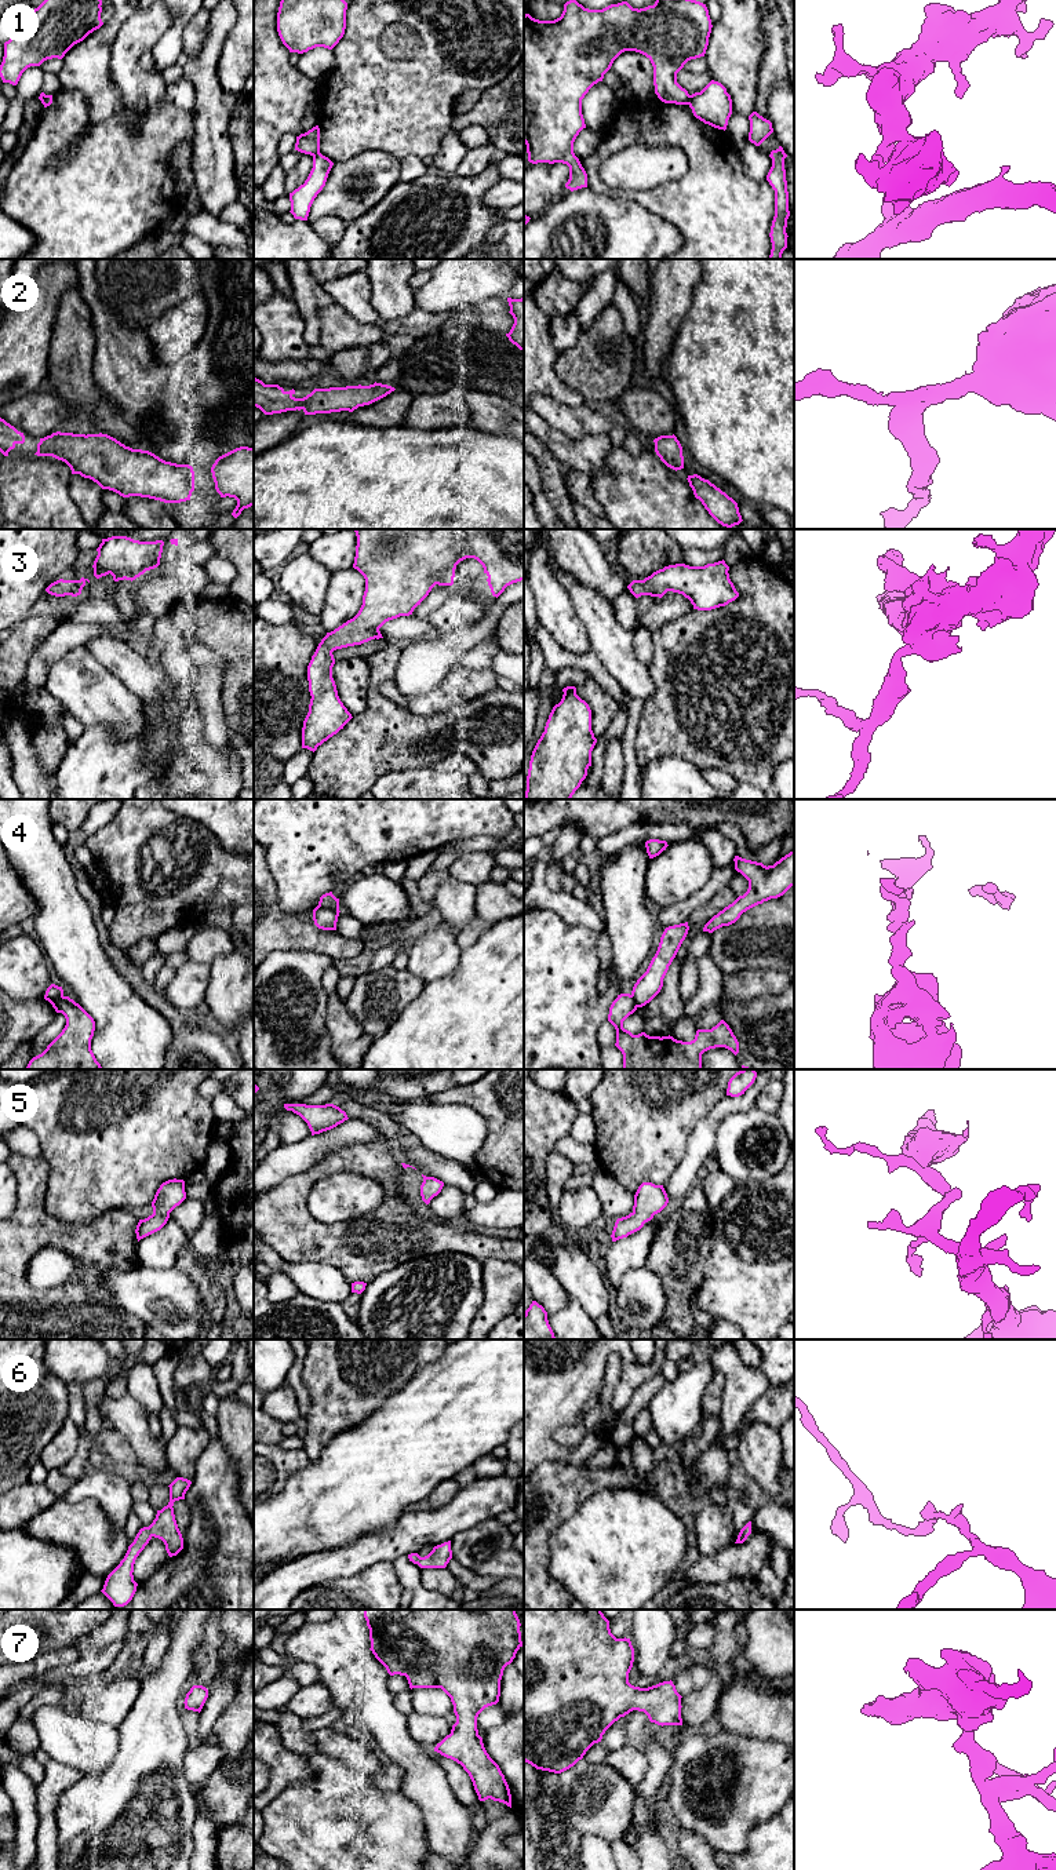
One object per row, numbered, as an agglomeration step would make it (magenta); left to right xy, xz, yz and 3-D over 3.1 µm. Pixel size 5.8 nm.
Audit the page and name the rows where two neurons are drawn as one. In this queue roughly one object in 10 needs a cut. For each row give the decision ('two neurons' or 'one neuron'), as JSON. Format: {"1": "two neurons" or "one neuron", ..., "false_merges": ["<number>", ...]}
{"1": "two neurons", "2": "one neuron", "3": "one neuron", "4": "two neurons", "5": "one neuron", "6": "one neuron", "7": "one neuron", "false_merges": ["1", "4"]}

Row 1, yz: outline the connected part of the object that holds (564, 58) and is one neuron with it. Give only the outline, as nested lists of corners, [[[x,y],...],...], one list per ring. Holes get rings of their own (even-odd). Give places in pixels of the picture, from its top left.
[[[576,0],[564,4],[564,11],[554,21],[539,21],[524,15],[524,143],[528,161],[562,163],[569,167],[565,187],[571,192],[587,187],[587,174],[573,153],[573,142],[586,128],[582,99],[589,90],[602,81],[613,61],[625,51],[645,55],[653,66],[655,94],[664,103],[688,105],[689,94],[677,83],[677,73],[684,65],[704,56],[711,33],[711,19],[706,4],[696,0],[656,0],[653,6],[633,8],[627,1],[611,4],[602,10],[589,10]]]

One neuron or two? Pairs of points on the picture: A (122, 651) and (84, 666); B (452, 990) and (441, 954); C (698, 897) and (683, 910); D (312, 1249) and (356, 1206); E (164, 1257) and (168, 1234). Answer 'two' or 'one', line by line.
A: two
B: two
C: one
D: two
E: one

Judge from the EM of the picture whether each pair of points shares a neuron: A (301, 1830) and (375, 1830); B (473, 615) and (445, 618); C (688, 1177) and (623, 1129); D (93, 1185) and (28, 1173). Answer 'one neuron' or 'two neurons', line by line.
A: one neuron
B: one neuron
C: two neurons
D: two neurons

